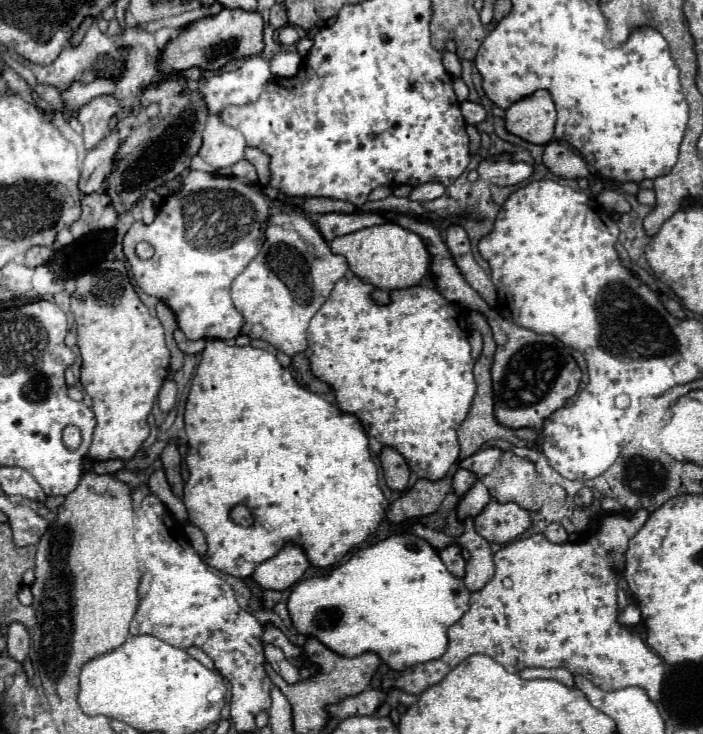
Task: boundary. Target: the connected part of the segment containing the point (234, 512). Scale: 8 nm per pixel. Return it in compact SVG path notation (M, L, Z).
M238 504L230 510L230 518L240 524L240 526L250 526L252 524L252 516L250 516L250 510L244 506L244 504Z

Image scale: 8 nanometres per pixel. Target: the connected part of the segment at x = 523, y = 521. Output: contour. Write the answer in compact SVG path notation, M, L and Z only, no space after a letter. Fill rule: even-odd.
M490 500L488 506L474 518L474 526L476 526L476 532L480 532L480 536L484 536L488 542L508 544L508 542L512 542L514 538L518 538L520 534L524 534L532 526L532 512L518 506L516 502L502 504L498 500Z

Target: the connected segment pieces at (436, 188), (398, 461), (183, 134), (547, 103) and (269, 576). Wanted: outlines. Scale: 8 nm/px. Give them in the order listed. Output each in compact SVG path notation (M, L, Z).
M428 182L428 184L422 184L422 186L416 186L412 192L410 192L410 200L416 200L416 202L428 202L428 200L436 200L440 198L442 194L446 192L446 188L442 184L434 184L434 182Z
M384 446L380 452L380 462L382 462L382 470L384 470L388 488L404 490L408 486L408 478L410 478L410 468L408 468L404 456L400 456L400 452L396 452L394 448Z
M176 78L160 80L158 84L148 84L142 90L144 102L156 102L160 106L160 114L150 122L134 128L126 144L120 146L116 154L116 166L108 178L106 192L118 214L130 210L144 194L154 192L156 186L174 180L184 174L190 166L190 158L198 152L202 144L202 130L208 120L208 106L200 92L188 92Z
M546 90L512 104L504 116L506 130L530 144L548 144L554 136L556 108Z
M286 544L274 558L262 562L252 578L268 590L286 590L290 586L294 586L302 574L308 568L308 558L304 556L300 546L294 544Z

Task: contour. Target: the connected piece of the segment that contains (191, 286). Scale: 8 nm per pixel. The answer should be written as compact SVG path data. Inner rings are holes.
M188 170L188 174L182 178L180 190L162 202L154 222L148 226L142 222L134 222L128 234L124 236L124 254L132 266L136 284L146 294L156 296L174 310L178 328L186 334L188 340L198 340L198 338L232 340L240 334L244 318L232 304L230 284L258 256L264 244L264 230L268 226L268 216L270 216L266 204L268 204L266 196L256 186L246 184L236 176ZM140 240L150 242L154 246L156 252L150 260L140 260L134 254L132 242Z

